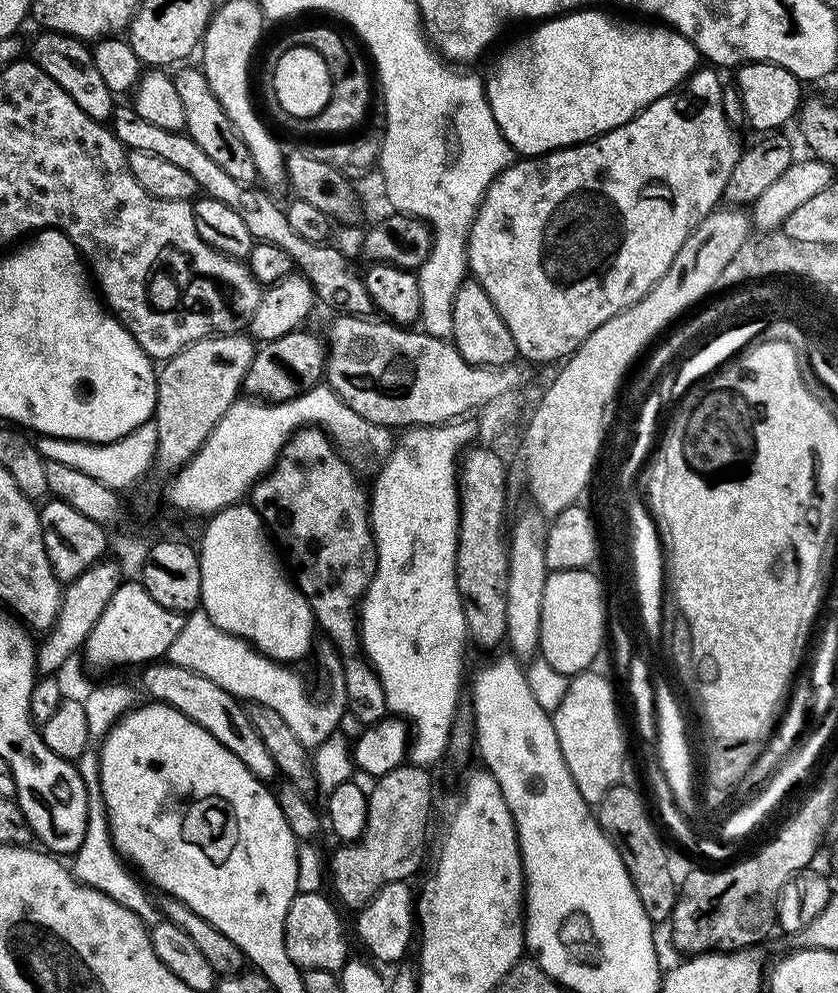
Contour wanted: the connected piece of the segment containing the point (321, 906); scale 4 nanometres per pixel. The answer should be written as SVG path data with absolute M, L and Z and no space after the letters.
M323 891L299 893L290 902L290 910L286 914L286 954L302 970L330 970L339 973L350 959L348 940L344 937L344 924L336 913L337 905L324 897Z

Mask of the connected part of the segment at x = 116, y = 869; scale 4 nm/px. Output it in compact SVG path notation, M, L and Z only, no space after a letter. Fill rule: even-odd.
M81 765L79 769L80 776L87 787L87 828L86 834L83 836L82 846L79 847L72 858L74 860L74 862L72 861L73 875L82 883L107 894L110 898L114 898L115 901L132 913L138 914L140 920L149 928L163 923L163 912L160 911L154 900L152 902L144 890L145 885L127 868L112 844L108 811L105 808L105 798L101 790L99 765Z

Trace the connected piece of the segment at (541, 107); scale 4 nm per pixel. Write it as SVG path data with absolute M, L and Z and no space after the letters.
M573 10L537 23L529 36L501 54L496 73L487 77L486 95L494 122L513 153L521 157L544 156L557 148L583 144L630 122L658 98L677 91L698 67L696 48L681 32L651 23L615 24L600 12L588 11Z

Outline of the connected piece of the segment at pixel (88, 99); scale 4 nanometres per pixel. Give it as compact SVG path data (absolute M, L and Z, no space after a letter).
M47 30L39 33L41 36L32 44L31 63L36 64L43 72L50 74L90 118L101 122L111 121L114 111L114 93L110 86L106 86L106 81L102 79L102 74L98 71L98 66L94 66L91 47L85 41L76 39L75 36L67 36L65 32L50 32Z

